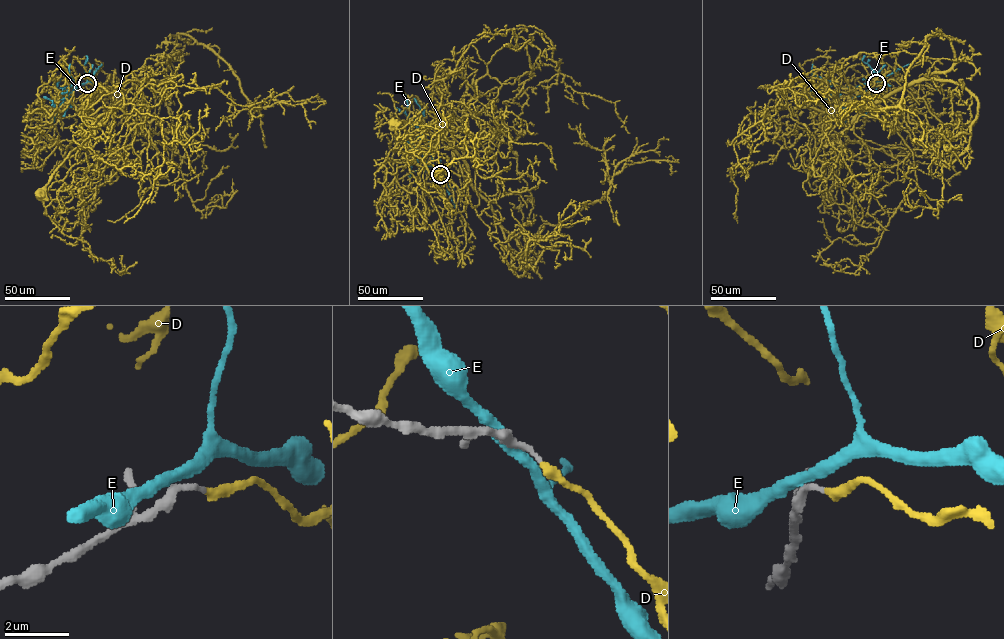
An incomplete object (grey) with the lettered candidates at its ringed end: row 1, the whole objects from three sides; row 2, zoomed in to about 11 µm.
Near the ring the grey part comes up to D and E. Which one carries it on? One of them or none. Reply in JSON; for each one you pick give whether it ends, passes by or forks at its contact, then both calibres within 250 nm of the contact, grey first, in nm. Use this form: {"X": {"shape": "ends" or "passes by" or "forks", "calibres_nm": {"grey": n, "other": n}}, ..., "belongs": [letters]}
{"D": {"shape": "ends", "calibres_nm": {"grey": 160, "other": 280}}, "belongs": ["D"]}

